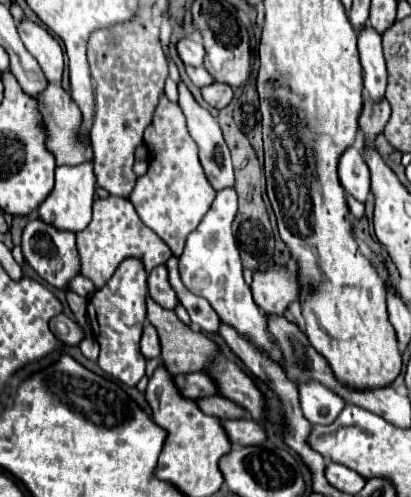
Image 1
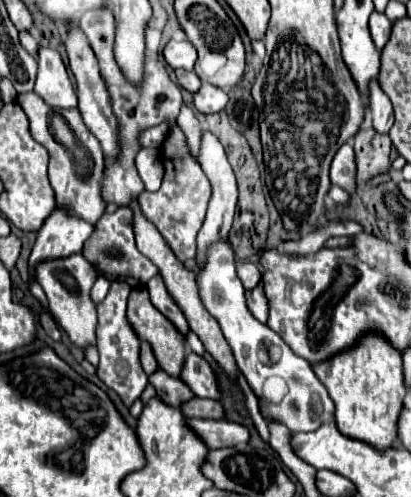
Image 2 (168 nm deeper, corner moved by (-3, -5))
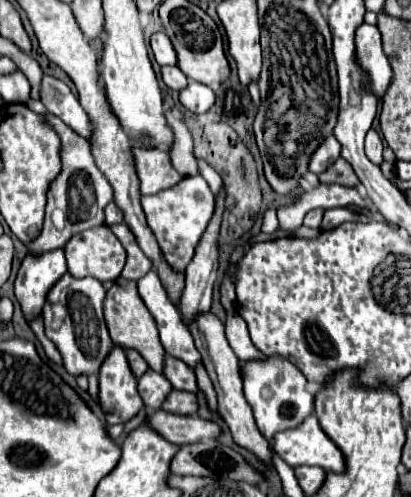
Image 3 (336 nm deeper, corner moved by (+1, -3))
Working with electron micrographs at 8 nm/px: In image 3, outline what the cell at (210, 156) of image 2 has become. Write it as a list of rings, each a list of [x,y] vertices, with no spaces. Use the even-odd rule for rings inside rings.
[[[222,186],[218,192],[218,198],[216,198],[216,208],[214,208],[212,220],[206,226],[206,230],[196,246],[194,258],[190,260],[190,264],[186,268],[186,288],[184,288],[184,294],[180,298],[180,312],[182,312],[184,320],[192,320],[198,312],[210,310],[214,282],[218,278],[218,236],[220,236],[220,224],[222,224],[222,214],[224,214],[224,202],[226,202],[226,190]]]

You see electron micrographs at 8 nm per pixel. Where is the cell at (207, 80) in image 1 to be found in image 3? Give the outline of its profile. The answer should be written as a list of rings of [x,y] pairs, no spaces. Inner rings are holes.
[[[164,66],[162,68],[162,80],[172,90],[182,90],[188,86],[188,78],[178,66]]]

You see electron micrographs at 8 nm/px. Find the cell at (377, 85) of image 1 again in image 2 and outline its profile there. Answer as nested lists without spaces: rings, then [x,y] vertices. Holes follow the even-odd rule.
[[[378,80],[370,82],[370,118],[372,118],[372,128],[378,134],[388,134],[394,124],[392,104],[388,96],[382,92]]]

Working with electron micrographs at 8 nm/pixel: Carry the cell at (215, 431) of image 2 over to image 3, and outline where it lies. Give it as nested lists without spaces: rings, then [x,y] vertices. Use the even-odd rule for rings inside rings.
[[[164,410],[148,414],[148,422],[166,440],[182,446],[200,442],[204,438],[218,438],[222,434],[220,426],[212,420],[204,420],[200,416],[174,416]]]

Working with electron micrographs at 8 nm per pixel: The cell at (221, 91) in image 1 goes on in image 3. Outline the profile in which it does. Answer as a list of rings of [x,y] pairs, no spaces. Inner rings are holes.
[[[190,82],[184,90],[180,90],[182,106],[190,112],[196,112],[196,114],[208,112],[214,106],[214,100],[216,100],[214,92],[200,82]]]

